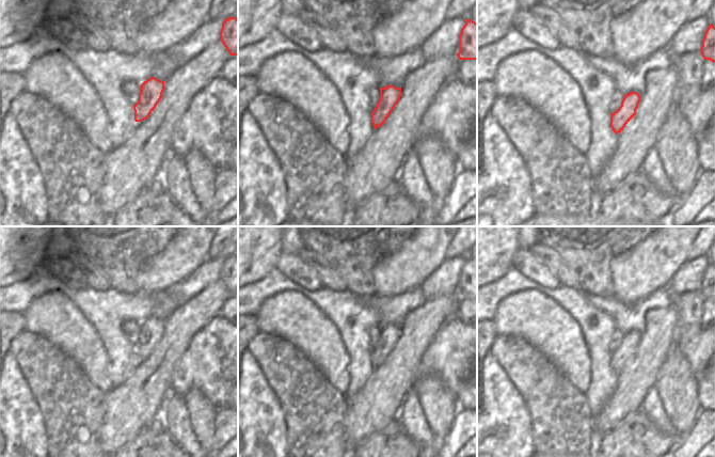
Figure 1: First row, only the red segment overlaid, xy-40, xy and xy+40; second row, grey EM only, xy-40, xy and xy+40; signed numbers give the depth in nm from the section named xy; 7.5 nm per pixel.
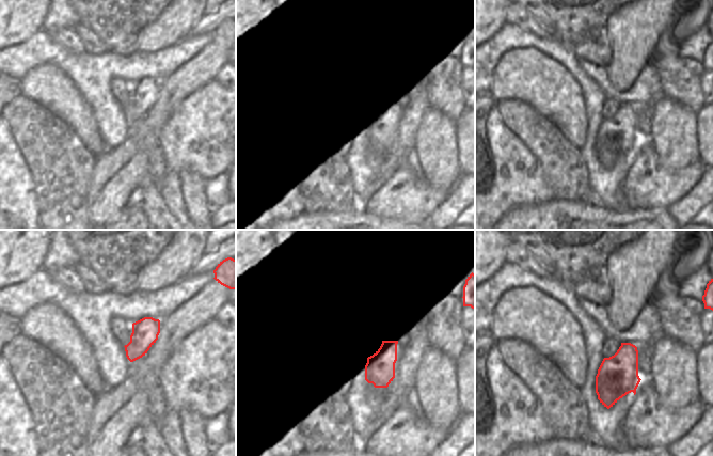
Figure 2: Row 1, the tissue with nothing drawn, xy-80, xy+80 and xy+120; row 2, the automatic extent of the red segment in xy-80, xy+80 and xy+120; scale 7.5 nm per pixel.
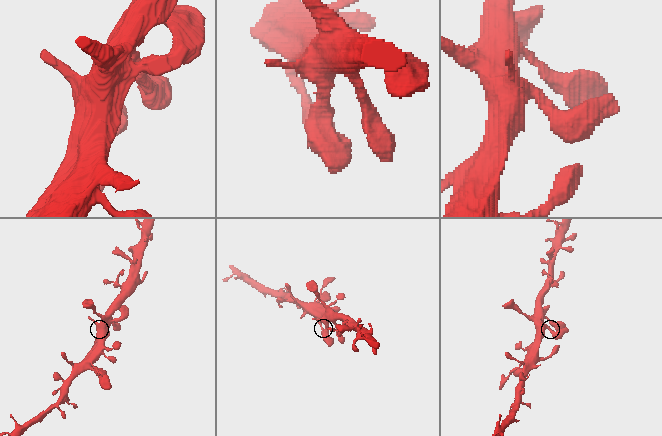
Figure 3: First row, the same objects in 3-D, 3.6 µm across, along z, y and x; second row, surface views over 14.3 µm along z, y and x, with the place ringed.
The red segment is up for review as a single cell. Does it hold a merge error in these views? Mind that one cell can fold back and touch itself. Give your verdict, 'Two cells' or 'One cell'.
One cell.

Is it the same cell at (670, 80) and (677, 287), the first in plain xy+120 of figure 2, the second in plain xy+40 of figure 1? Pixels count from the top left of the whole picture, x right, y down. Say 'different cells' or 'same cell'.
different cells

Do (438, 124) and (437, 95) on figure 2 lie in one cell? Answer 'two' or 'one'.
two

